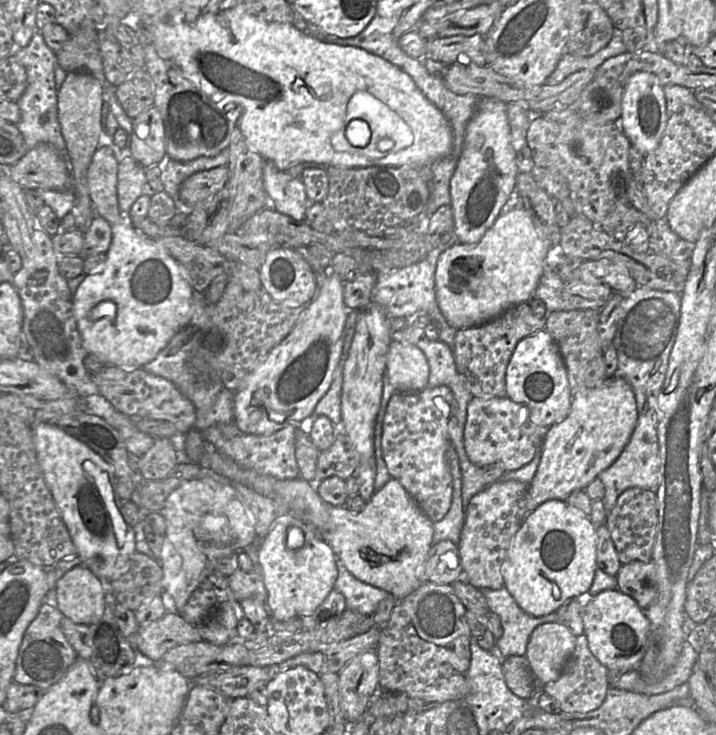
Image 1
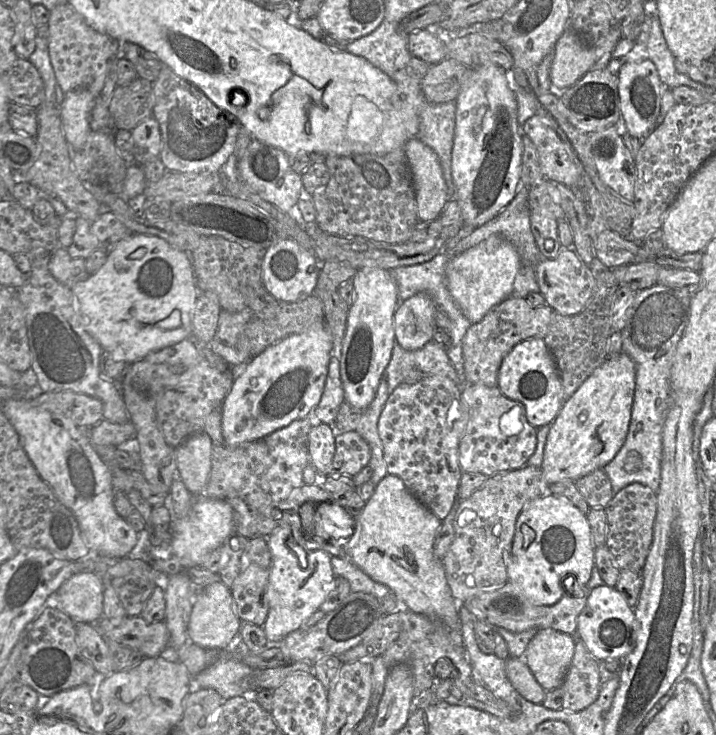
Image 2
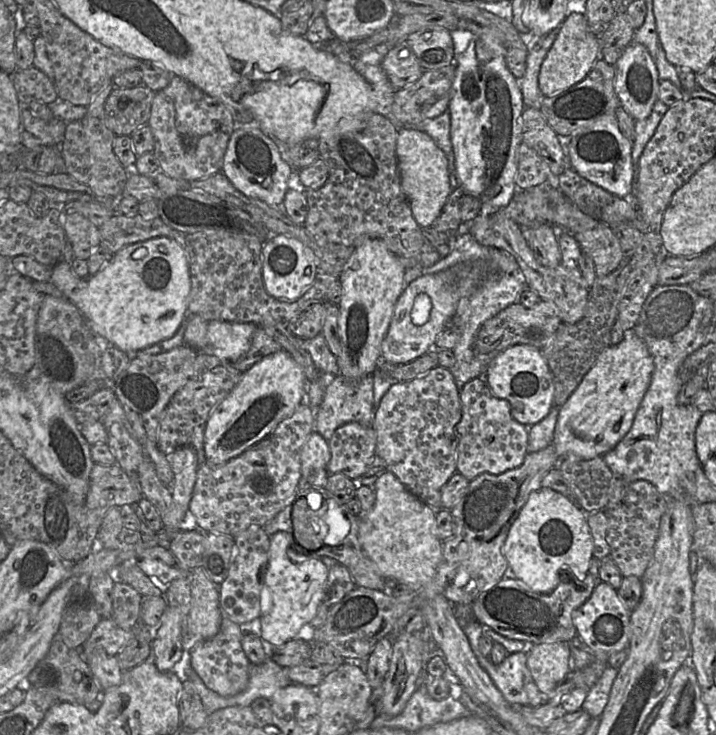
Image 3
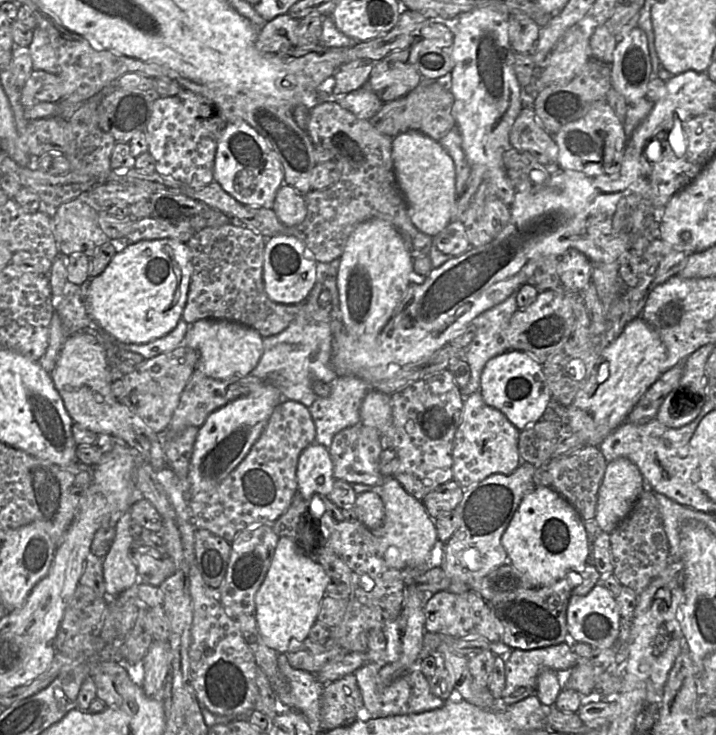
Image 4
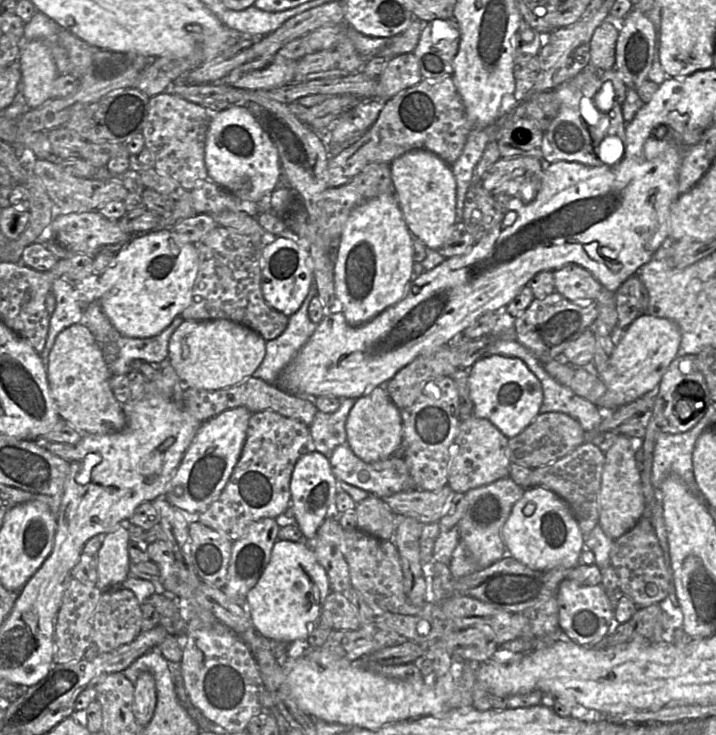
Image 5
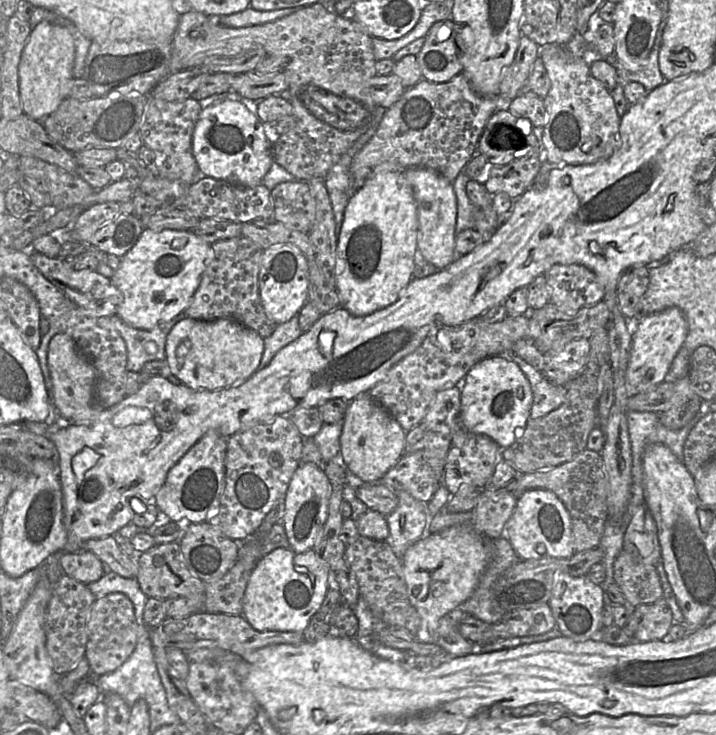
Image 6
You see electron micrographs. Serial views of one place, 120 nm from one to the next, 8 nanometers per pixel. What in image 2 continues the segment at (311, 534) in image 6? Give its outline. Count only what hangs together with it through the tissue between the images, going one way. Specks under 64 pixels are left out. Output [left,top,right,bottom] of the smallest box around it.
[308,418,336,477]

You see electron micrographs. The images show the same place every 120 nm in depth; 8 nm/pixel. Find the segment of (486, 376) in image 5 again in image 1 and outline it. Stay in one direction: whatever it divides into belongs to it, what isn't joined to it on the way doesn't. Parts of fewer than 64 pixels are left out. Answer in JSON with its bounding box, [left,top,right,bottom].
[505,329,572,427]

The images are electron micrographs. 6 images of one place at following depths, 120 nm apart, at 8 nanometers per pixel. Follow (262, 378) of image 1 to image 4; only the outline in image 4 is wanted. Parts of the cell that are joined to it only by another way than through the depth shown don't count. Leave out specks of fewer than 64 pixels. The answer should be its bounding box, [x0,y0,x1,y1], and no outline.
[189,382,283,501]

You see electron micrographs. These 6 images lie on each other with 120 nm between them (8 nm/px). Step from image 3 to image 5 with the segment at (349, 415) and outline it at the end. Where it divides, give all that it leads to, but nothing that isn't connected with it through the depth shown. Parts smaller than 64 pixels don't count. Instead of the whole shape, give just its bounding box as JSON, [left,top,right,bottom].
[309,398,355,459]

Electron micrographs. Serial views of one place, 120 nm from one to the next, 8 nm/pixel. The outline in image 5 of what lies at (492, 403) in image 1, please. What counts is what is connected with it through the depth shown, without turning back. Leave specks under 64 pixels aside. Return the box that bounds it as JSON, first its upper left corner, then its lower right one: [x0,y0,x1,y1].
[448,414,511,494]

